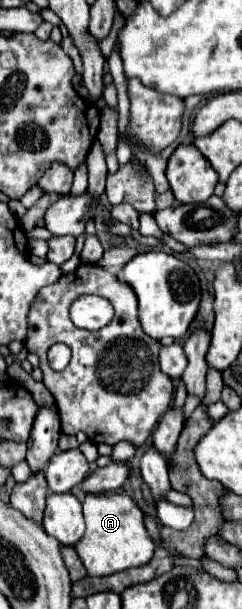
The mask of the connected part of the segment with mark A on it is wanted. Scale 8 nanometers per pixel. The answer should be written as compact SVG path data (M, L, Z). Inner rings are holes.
M87 494L83 500L83 516L85 516L85 534L83 538L75 544L75 550L87 570L87 576L107 576L115 574L133 566L143 566L153 558L155 542L145 528L145 514L143 510L127 496L127 494L109 494L109 496L99 496L99 494Z

